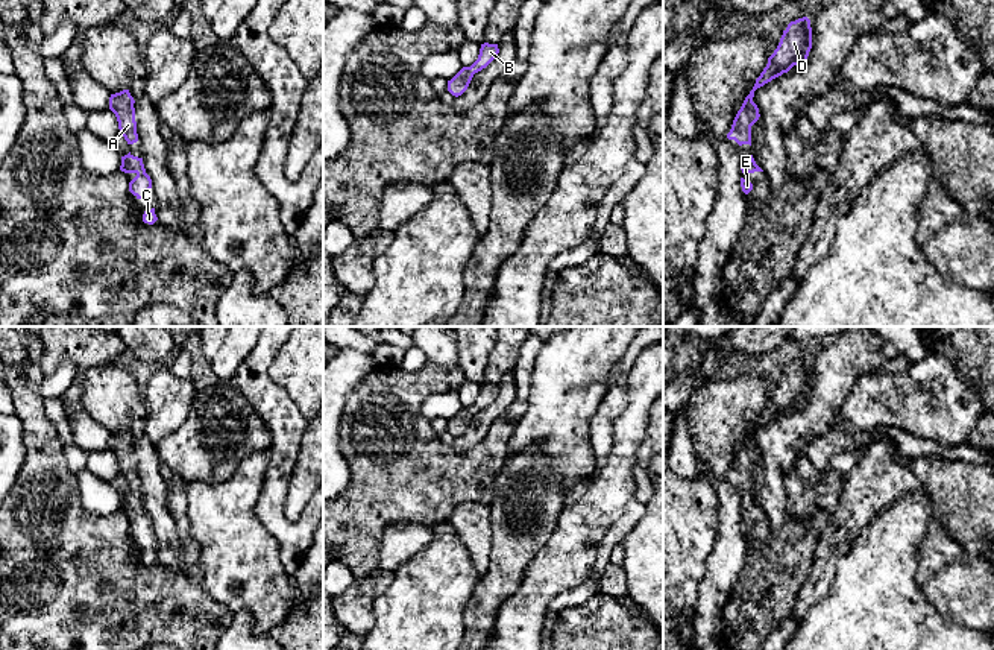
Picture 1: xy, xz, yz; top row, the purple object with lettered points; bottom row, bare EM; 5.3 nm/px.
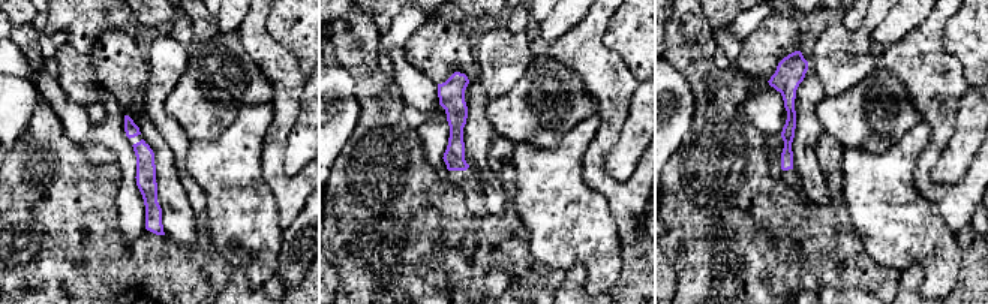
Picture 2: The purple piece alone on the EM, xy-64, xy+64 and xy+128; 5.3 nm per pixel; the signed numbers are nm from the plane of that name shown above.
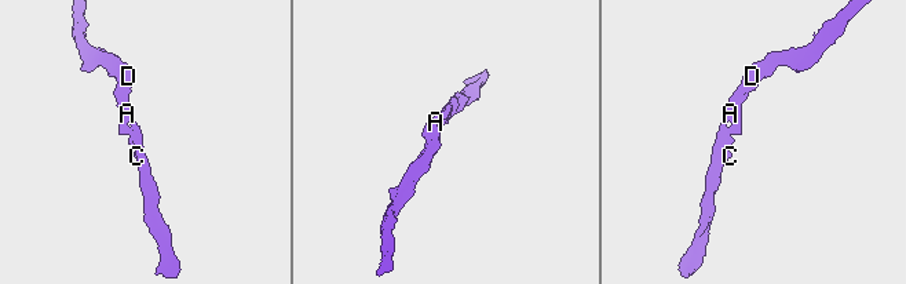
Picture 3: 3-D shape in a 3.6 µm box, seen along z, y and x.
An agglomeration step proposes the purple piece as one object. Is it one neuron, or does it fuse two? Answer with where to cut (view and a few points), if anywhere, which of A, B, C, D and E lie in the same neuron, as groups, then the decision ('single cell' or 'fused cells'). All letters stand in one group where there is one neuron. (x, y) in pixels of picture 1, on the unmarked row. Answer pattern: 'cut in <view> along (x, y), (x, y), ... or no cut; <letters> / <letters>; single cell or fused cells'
no cut; A B C D E; single cell

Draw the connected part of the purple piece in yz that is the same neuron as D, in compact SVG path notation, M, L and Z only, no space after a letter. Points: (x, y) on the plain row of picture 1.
M807 357L791 361L783 371L780 383L774 393L768 398L768 404L756 419L750 434L745 437L738 451L731 469L727 474L728 480L734 480L739 486L751 486L751 466L759 460L759 448L753 442L754 431L772 419L788 413L794 405L800 407L807 401L812 389L812 368Z

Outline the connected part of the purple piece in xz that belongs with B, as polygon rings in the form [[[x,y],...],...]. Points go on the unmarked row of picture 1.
[[[481,384],[478,399],[470,407],[463,407],[451,421],[448,421],[448,431],[458,437],[461,436],[475,413],[486,409],[499,393],[498,384]]]

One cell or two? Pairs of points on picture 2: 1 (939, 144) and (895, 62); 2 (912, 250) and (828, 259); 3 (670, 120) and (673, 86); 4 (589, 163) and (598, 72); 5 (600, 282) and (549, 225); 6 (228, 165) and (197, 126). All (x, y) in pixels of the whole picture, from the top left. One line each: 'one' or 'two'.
1: one
2: two
3: one
4: one
5: one
6: two

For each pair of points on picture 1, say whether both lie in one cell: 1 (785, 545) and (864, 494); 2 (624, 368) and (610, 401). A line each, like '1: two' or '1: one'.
1: two
2: one

